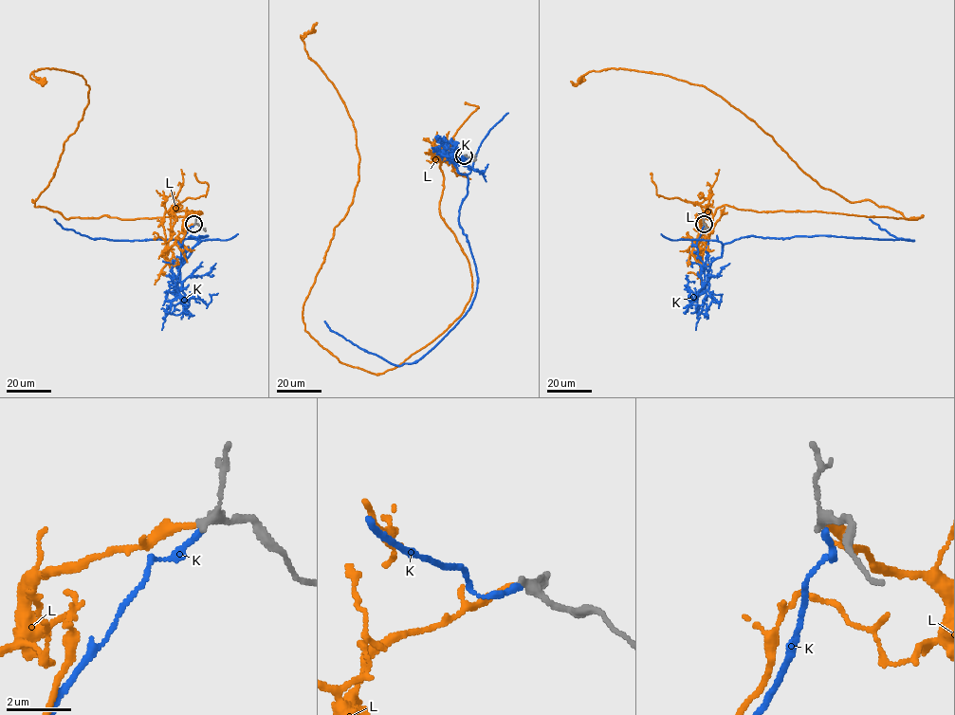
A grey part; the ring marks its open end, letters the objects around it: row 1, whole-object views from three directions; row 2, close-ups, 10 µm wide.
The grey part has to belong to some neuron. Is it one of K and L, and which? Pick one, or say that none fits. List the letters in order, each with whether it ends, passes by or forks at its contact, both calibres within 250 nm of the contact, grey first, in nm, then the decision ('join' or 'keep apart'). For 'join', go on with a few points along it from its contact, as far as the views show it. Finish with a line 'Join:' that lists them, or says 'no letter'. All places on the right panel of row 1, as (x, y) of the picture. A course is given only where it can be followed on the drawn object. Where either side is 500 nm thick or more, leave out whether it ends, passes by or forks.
K: it ends; calibres 240 and 200 nm; keep apart
L: it ends; calibres 240 and 180 nm; join; course (704, 224), (711, 231), (700, 251), (724, 205), (922, 215), (822, 188), (705, 86), (623, 68), (571, 81)
Join: L

